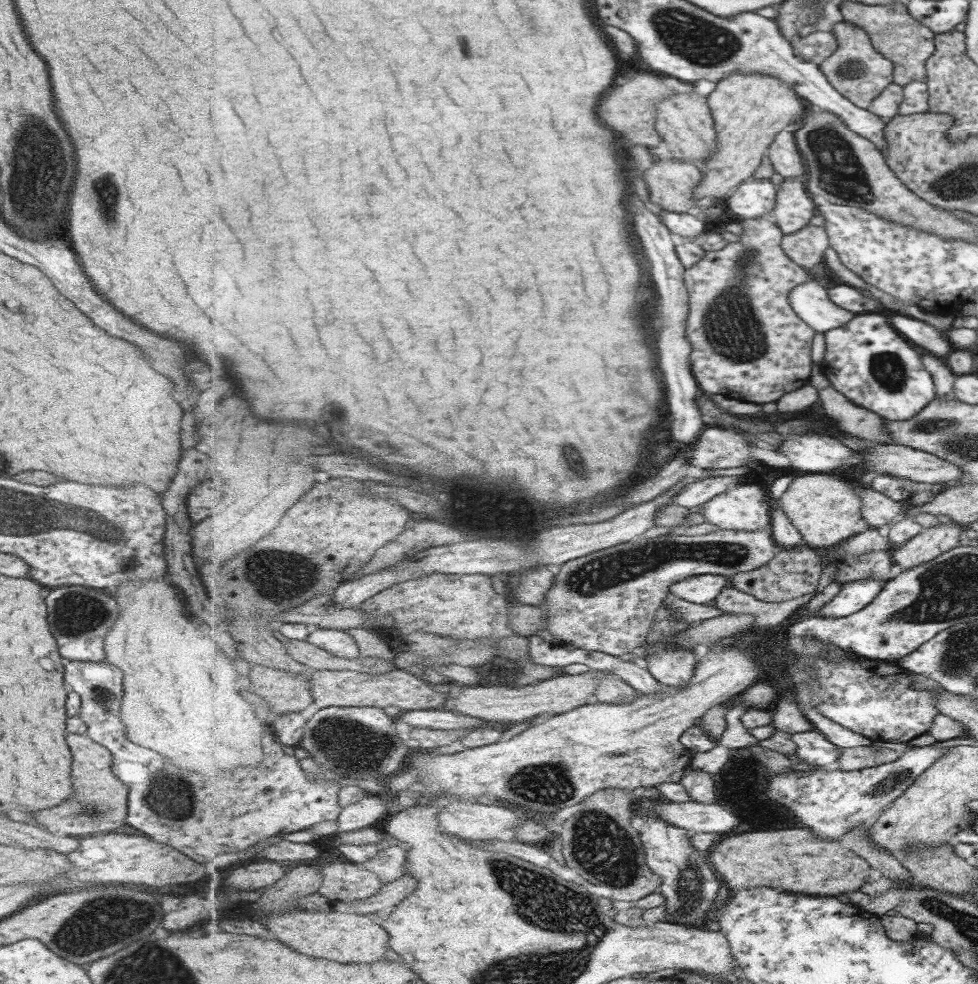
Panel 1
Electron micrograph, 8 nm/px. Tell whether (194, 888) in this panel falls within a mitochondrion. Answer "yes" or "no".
no

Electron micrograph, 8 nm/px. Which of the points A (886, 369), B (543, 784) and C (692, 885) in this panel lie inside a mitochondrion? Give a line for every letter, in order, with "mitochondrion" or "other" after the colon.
A: mitochondrion
B: mitochondrion
C: mitochondrion

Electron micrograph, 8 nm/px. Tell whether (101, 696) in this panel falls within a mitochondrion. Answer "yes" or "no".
yes

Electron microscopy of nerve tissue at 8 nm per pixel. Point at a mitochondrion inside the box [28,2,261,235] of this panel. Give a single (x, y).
(109, 190)

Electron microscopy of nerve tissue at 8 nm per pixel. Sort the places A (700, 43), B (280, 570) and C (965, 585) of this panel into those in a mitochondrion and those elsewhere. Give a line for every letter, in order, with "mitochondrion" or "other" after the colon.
A: mitochondrion
B: mitochondrion
C: mitochondrion

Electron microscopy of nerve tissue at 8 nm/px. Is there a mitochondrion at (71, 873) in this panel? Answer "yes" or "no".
no

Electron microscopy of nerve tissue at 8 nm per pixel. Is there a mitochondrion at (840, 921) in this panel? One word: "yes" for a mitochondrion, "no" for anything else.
no

